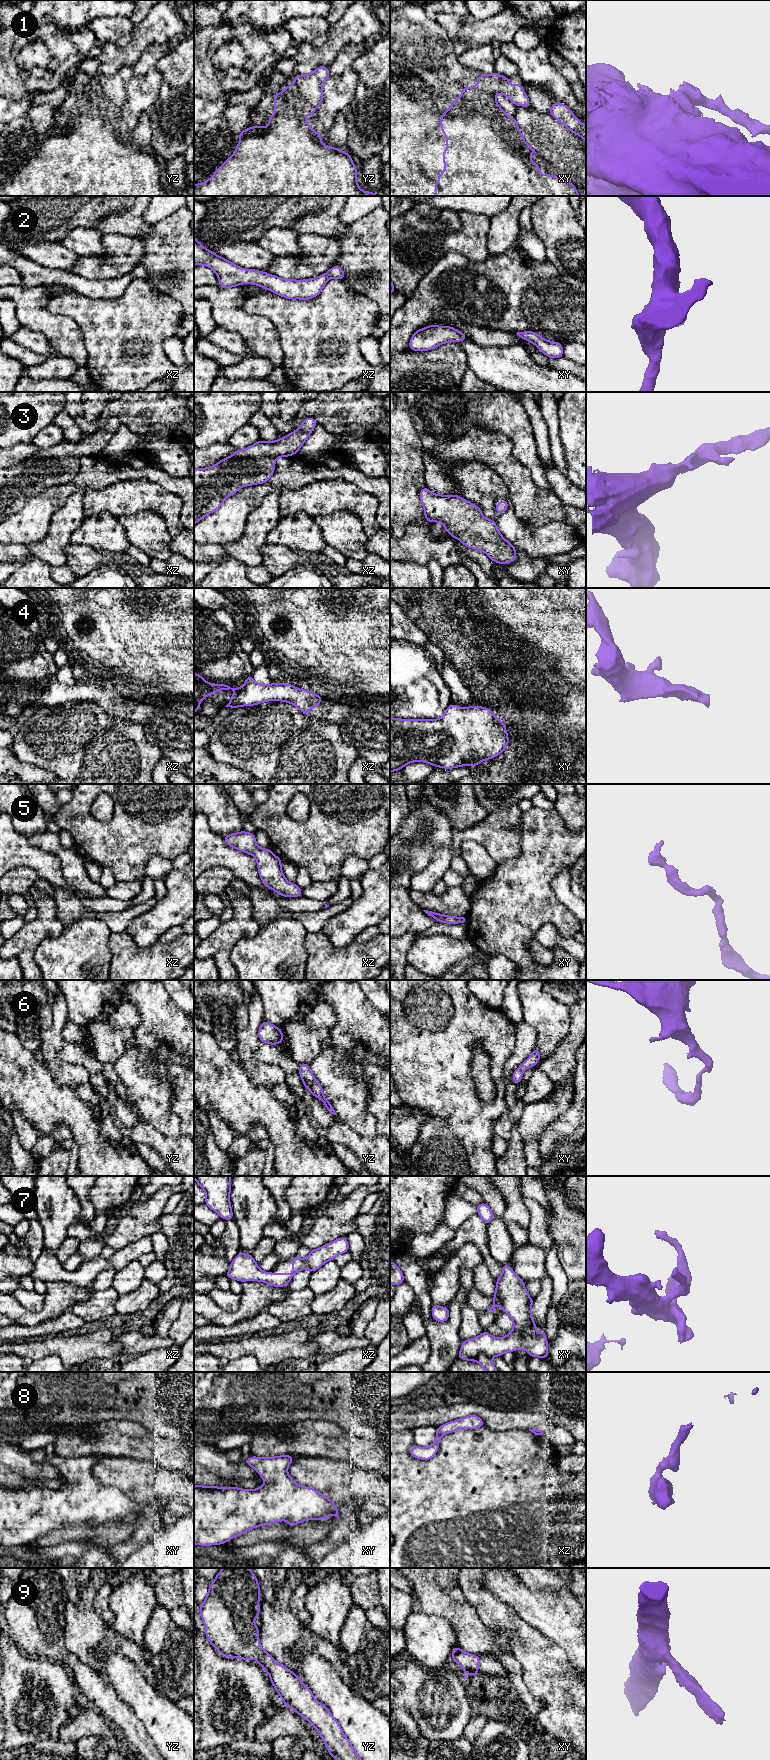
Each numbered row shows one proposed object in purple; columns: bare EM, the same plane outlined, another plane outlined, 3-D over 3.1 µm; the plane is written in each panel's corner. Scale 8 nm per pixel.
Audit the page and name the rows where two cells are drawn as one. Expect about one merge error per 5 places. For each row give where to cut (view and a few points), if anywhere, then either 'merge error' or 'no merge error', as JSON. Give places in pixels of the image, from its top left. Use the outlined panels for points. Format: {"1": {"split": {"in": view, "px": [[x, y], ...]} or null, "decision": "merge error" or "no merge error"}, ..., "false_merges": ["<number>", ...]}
{"1": {"split": {"in": "yz", "px": [[294, 83], [313, 109]]}, "decision": "merge error"}, "2": {"split": null, "decision": "no merge error"}, "3": {"split": null, "decision": "no merge error"}, "4": {"split": null, "decision": "no merge error"}, "5": {"split": null, "decision": "no merge error"}, "6": {"split": null, "decision": "no merge error"}, "7": {"split": null, "decision": "no merge error"}, "8": {"split": null, "decision": "no merge error"}, "9": {"split": null, "decision": "no merge error"}, "false_merges": ["1"]}

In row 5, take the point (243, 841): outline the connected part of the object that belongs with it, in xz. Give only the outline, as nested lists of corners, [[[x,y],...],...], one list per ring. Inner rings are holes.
[[[241,831],[223,838],[228,846],[255,857],[259,876],[266,887],[284,897],[303,896],[301,888],[285,878],[281,869],[282,860],[274,855],[270,848],[261,849],[256,844],[255,833]]]

